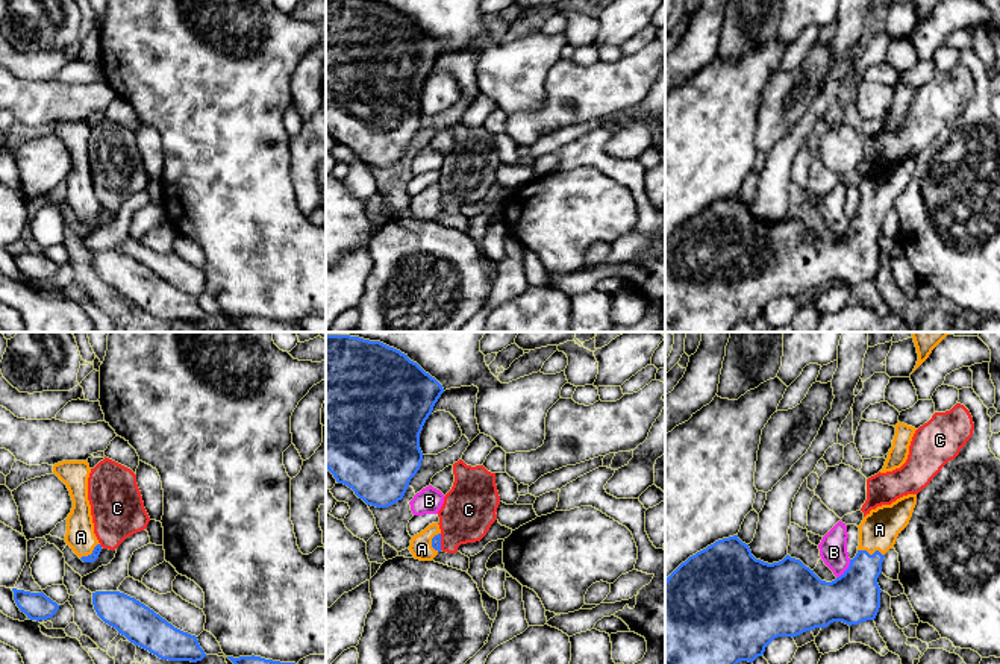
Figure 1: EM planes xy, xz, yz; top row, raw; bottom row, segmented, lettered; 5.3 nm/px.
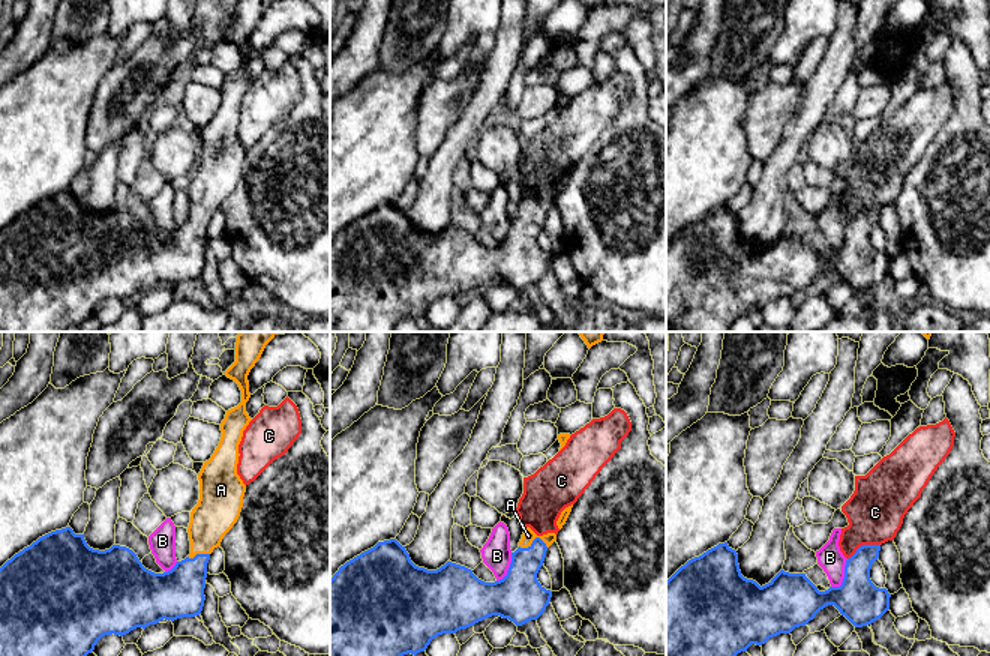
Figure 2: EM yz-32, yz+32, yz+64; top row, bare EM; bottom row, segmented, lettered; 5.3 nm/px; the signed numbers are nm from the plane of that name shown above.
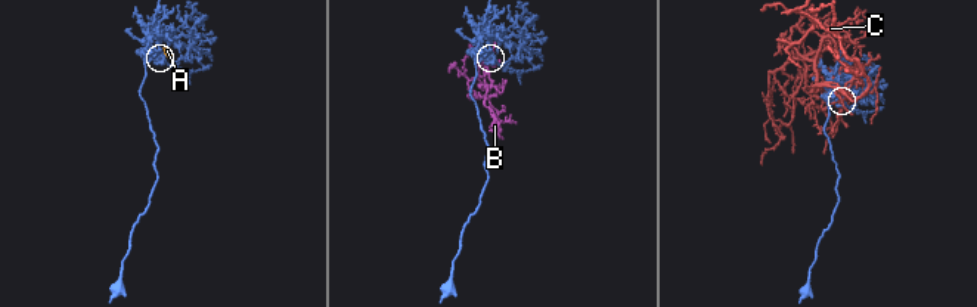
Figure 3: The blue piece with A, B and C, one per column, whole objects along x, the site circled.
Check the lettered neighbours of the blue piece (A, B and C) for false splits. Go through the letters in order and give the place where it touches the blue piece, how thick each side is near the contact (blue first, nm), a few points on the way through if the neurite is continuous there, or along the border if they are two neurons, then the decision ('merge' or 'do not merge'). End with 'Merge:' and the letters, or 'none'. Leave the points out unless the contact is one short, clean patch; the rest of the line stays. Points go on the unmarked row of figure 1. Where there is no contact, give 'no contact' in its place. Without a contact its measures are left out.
A: yz (873, 214) | 280/200 nm | across yz (855, 256), (861, 235), (873, 214), (873, 203), (879, 190) | merge
B: yz (847, 229) | 280/140 nm | do not merge
C: xz (440, 202) | 50/280 nm | do not merge
Merge: A

